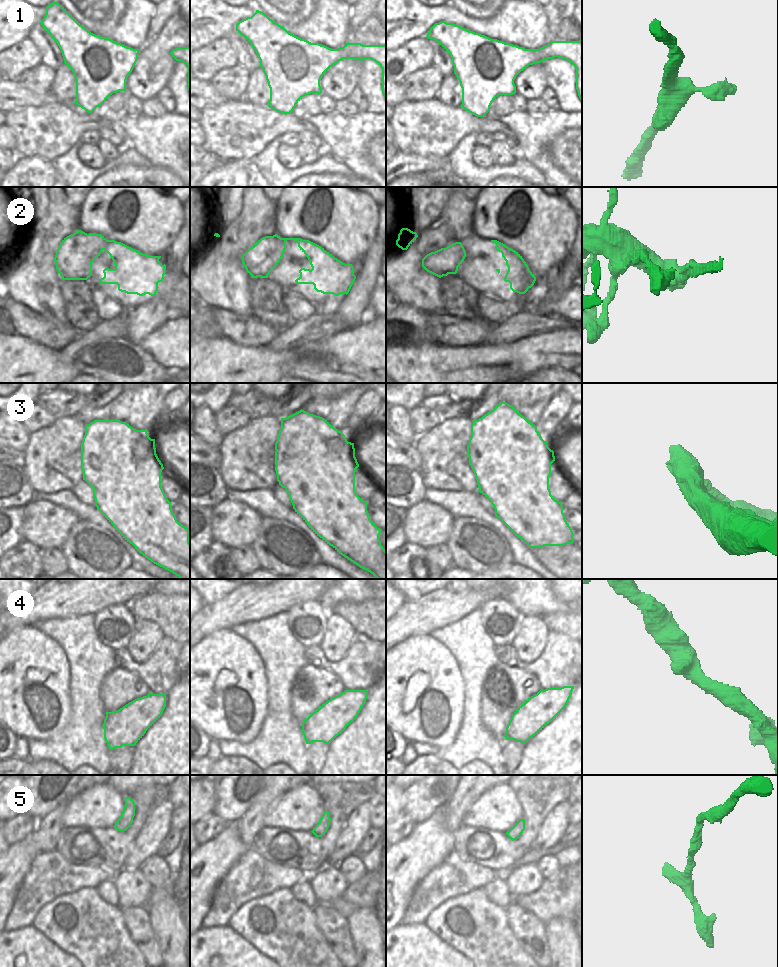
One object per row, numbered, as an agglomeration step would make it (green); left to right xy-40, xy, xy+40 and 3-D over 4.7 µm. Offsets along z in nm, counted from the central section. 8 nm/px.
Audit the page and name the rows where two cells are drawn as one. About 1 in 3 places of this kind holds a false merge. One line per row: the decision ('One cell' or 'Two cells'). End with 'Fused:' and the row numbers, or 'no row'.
1: One cell
2: Two cells
3: Two cells
4: One cell
5: One cell
Fused: 2, 3

